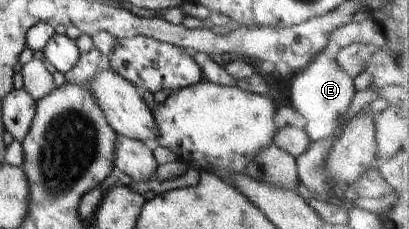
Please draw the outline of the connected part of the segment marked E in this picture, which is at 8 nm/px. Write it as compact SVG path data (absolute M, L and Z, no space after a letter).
M331 44L331 48L322 51L304 70L297 72L290 84L292 106L306 119L304 132L311 141L332 138L340 132L344 120L351 118L348 116L348 108L357 92L352 86L353 79L344 74L340 66L336 66L335 52Z

